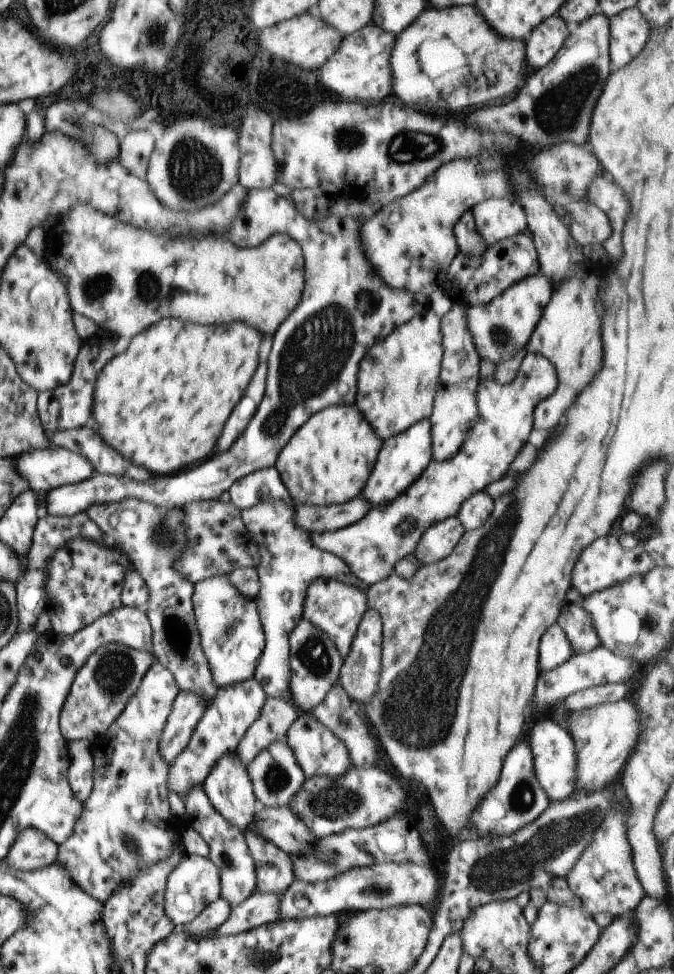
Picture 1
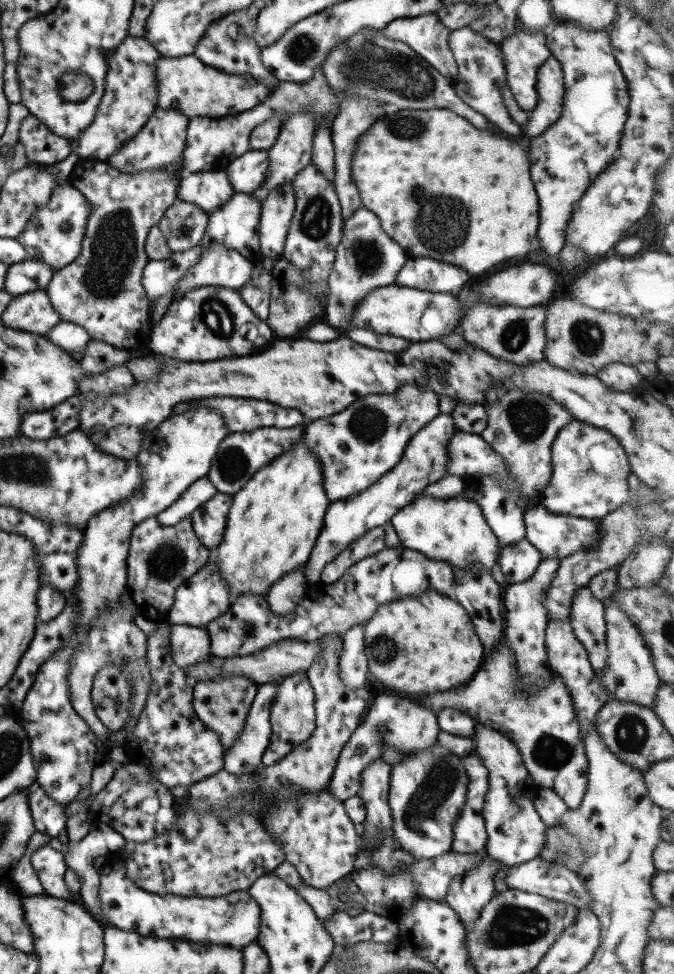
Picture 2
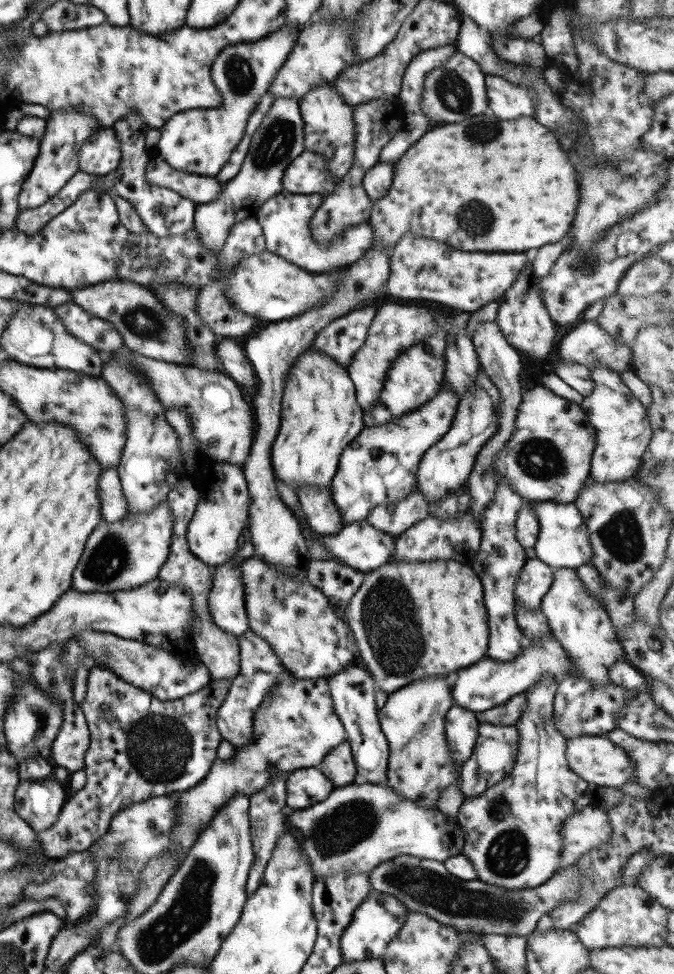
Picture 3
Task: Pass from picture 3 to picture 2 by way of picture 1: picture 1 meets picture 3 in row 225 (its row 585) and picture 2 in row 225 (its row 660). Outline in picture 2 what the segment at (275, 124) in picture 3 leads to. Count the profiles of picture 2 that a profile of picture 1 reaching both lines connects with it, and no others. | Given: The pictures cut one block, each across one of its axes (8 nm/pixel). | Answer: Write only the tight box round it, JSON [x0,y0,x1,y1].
[141,192,261,300]

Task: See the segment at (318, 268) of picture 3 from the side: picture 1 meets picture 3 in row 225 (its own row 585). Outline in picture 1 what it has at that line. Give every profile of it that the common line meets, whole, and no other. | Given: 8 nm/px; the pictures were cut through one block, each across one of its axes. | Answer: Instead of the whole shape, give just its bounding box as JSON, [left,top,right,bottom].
[241,500,370,702]

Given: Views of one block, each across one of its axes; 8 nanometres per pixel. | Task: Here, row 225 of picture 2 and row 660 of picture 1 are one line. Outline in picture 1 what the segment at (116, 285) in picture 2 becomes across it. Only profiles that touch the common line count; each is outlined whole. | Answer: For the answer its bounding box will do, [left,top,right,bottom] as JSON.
[59,644,157,743]

